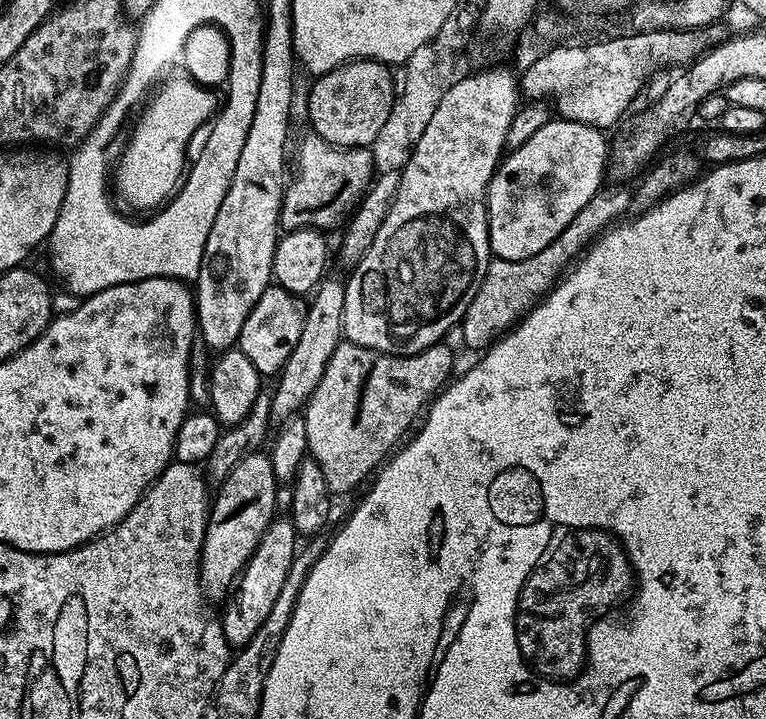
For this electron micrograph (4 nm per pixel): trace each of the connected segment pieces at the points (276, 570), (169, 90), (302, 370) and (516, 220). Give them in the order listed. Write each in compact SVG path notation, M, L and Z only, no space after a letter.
M273 519L271 526L262 534L248 565L231 589L232 597L229 598L224 612L222 611L220 625L226 634L226 642L233 649L239 650L248 644L250 638L258 634L258 626L266 622L266 617L269 616L270 609L274 607L274 601L278 599L278 594L286 582L286 574L290 574L290 562L294 562L297 551L298 533L291 519Z
M181 75L173 80L165 79L151 93L150 99L143 105L144 113L120 156L120 165L117 168L115 165L115 191L117 188L121 198L132 208L159 209L177 191L189 159L188 143L195 138L196 130L204 122L206 124L217 109L213 91L187 75Z
M328 274L311 293L312 301L306 304L298 346L294 346L290 358L286 358L283 369L275 381L276 390L271 393L273 421L283 422L295 417L314 394L318 382L322 382L322 374L326 374L326 362L330 362L334 350L342 343L344 336L344 303L346 302L344 285L343 279L339 280L338 277Z
M553 118L520 148L511 149L501 159L492 180L488 183L488 247L493 257L522 260L545 250L546 246L570 226L575 215L601 191L600 183L606 180L605 161L596 160L593 164L564 164L564 159L574 155L576 148L580 152L586 151L588 143L595 136L598 136L598 132L593 127Z

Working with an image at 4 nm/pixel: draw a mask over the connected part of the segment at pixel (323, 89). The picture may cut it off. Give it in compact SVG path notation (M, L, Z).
M354 60L341 64L339 68L328 72L315 81L312 97L308 100L308 120L312 123L311 131L320 139L336 148L366 148L371 146L379 130L386 123L390 115L392 100L397 93L397 85L392 85L393 69L389 65L381 64L378 60Z

